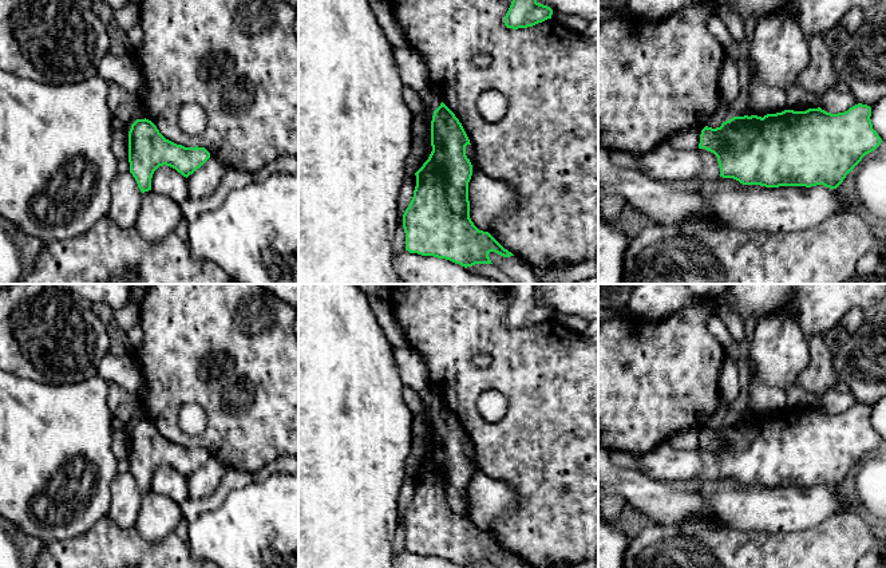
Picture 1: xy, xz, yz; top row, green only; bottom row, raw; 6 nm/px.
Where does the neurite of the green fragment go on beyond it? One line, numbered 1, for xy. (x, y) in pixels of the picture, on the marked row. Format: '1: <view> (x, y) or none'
1: none

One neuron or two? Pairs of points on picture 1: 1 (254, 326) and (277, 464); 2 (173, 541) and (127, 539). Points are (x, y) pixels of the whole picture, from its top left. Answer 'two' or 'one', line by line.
1: two
2: one

